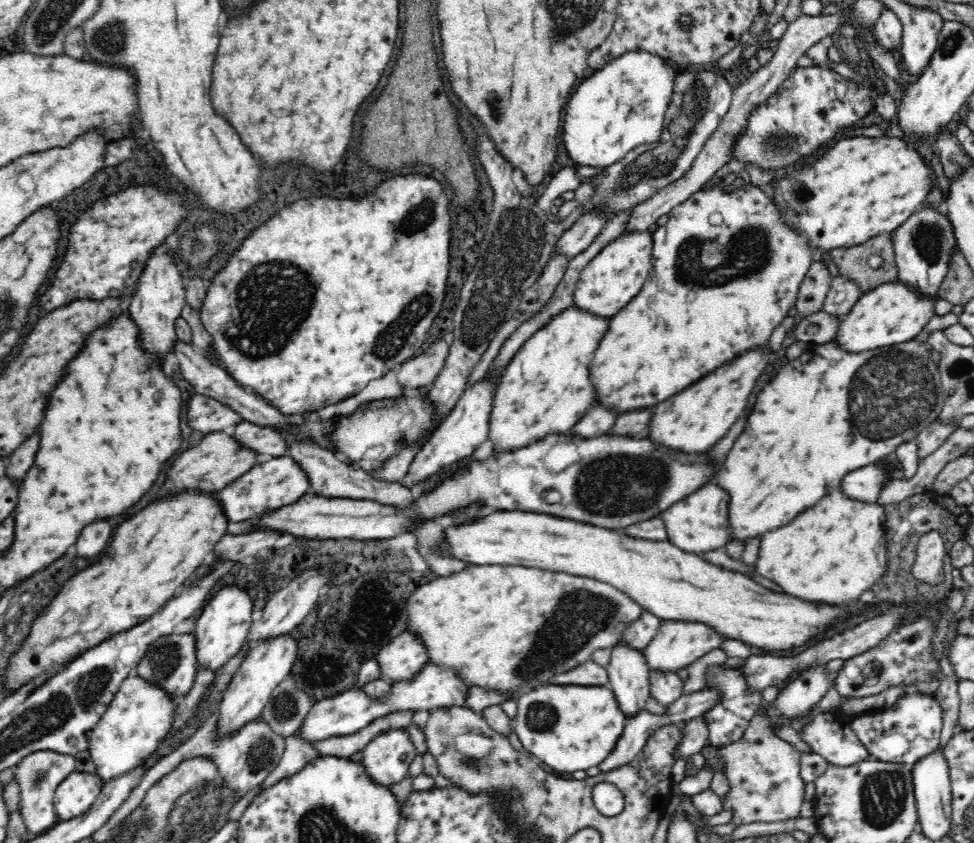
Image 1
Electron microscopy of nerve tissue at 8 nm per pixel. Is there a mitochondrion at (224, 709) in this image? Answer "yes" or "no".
no

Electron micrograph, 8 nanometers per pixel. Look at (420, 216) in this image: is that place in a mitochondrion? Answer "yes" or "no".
yes

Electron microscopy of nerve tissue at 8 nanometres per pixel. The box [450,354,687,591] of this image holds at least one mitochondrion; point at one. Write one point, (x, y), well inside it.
(606, 486)

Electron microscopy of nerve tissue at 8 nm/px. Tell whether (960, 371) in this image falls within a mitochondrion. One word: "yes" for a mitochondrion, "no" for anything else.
yes

